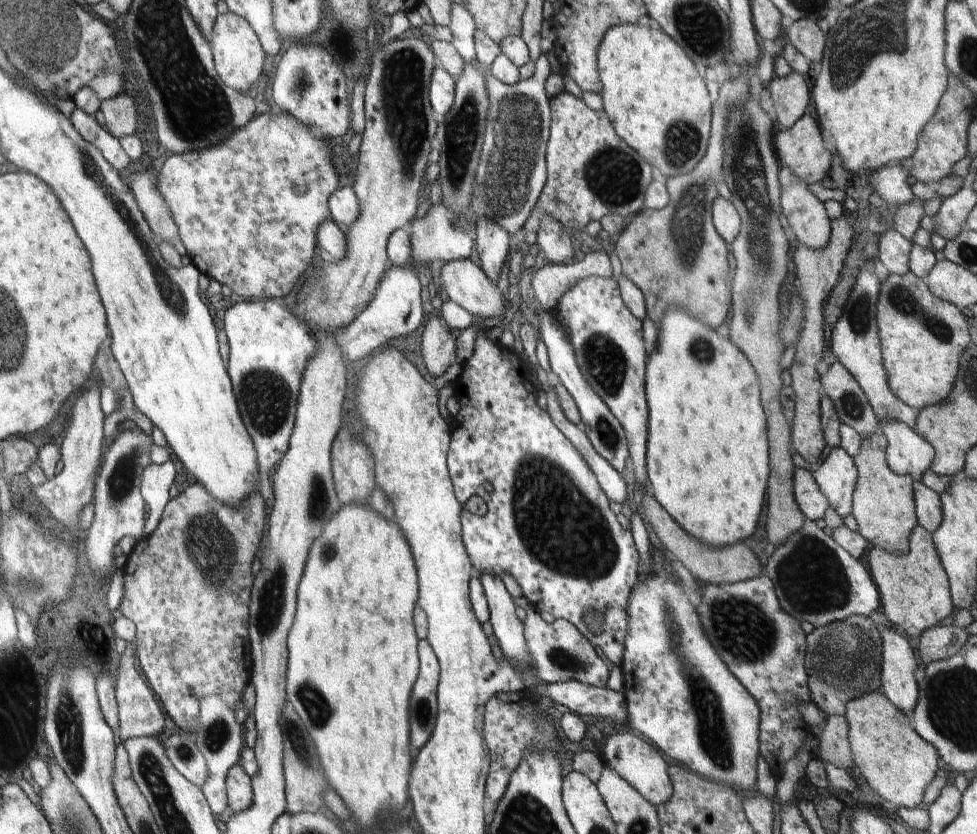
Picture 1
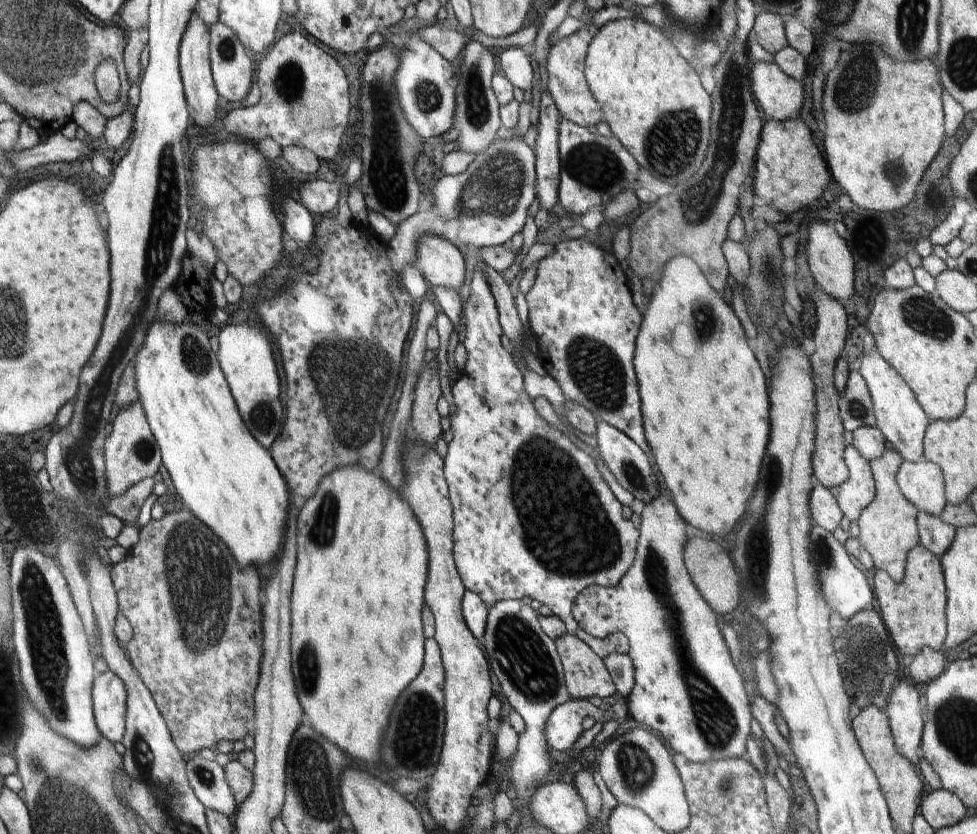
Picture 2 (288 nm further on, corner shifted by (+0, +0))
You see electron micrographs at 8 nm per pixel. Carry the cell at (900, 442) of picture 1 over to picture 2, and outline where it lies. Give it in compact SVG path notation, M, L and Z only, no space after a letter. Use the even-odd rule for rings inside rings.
M919 460L915 464L903 462L895 474L895 482L901 494L919 510L929 516L941 518L945 500L945 484L943 474L937 464Z

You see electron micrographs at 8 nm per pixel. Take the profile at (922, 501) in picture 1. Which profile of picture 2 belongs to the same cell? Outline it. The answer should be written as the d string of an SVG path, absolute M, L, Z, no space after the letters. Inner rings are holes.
M925 512L917 514L917 530L919 530L919 544L937 558L941 558L949 550L955 538L955 528L945 524L941 518L929 516Z

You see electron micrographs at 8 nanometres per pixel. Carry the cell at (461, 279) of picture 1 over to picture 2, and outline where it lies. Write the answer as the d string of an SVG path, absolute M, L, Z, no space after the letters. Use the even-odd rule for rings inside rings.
M425 234L417 240L415 254L415 268L421 272L427 286L445 286L459 292L465 276L465 260L449 240Z

